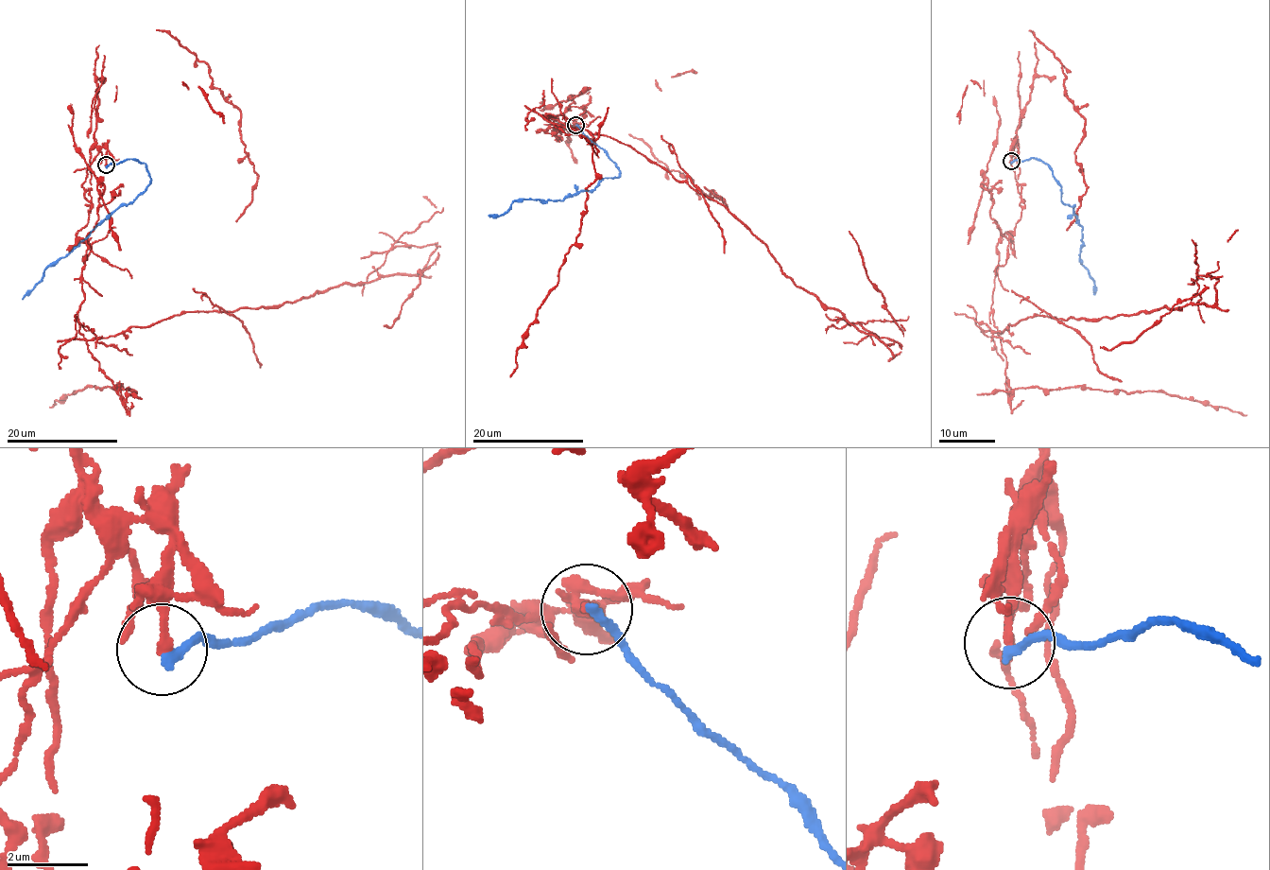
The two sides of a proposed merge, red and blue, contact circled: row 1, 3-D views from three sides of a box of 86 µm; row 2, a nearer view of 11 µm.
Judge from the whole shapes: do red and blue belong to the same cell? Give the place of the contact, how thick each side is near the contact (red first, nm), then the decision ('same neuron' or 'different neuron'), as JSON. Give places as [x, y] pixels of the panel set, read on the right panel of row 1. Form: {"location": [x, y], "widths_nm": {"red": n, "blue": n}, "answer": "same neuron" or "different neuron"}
{"location": [1011, 161], "widths_nm": {"red": 190, "blue": 220}, "answer": "different neuron"}

